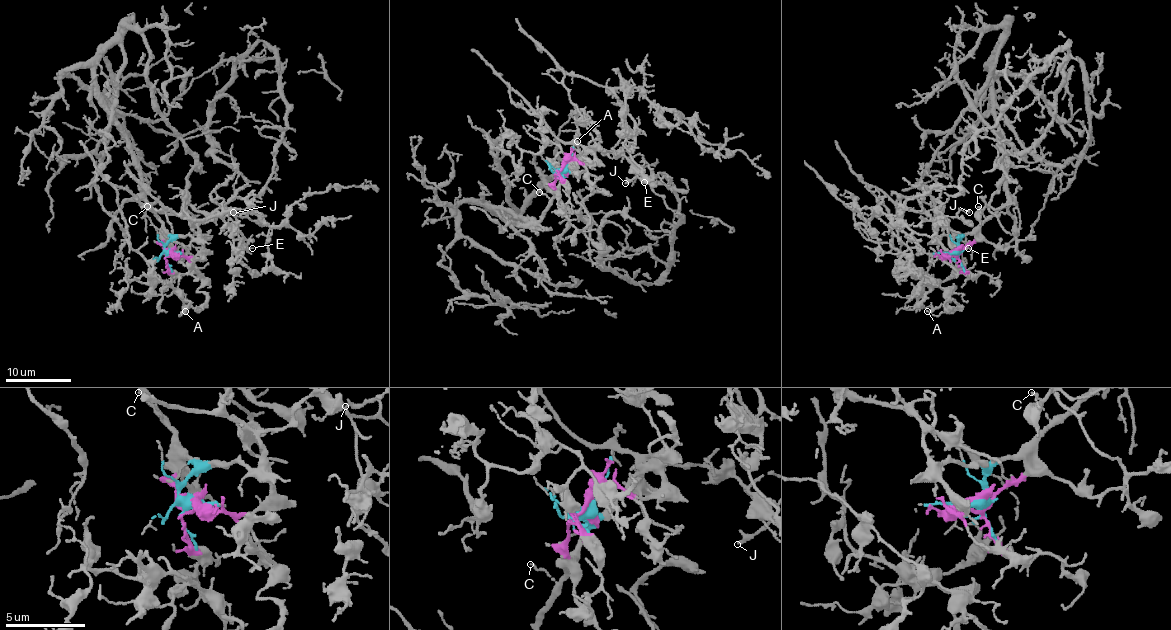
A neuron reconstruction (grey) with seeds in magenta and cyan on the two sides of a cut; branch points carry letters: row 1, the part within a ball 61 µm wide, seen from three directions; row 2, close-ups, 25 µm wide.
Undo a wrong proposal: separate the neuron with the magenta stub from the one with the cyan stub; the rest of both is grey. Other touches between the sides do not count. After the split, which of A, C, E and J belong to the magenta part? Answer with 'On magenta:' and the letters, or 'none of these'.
On magenta: A, E, J

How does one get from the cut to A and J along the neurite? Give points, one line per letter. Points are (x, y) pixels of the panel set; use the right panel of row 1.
A: (955, 255), (928, 215), (869, 189), (892, 220), (907, 273), (945, 291), (948, 299), (927, 311)
J: (955, 255), (947, 255), (950, 256), (933, 225), (937, 209), (943, 215), (955, 217), (960, 210), (970, 212)

